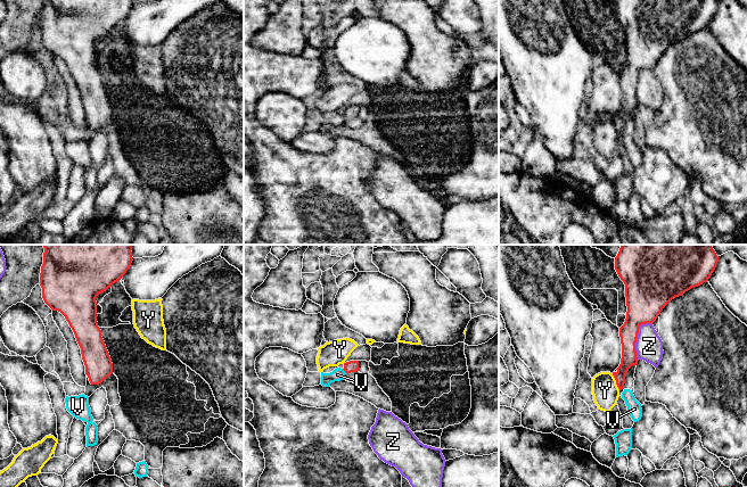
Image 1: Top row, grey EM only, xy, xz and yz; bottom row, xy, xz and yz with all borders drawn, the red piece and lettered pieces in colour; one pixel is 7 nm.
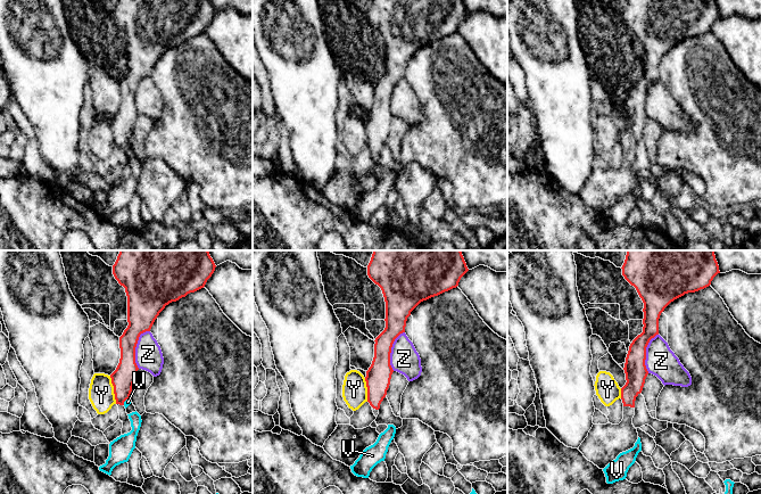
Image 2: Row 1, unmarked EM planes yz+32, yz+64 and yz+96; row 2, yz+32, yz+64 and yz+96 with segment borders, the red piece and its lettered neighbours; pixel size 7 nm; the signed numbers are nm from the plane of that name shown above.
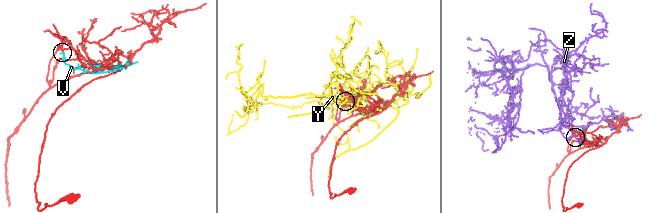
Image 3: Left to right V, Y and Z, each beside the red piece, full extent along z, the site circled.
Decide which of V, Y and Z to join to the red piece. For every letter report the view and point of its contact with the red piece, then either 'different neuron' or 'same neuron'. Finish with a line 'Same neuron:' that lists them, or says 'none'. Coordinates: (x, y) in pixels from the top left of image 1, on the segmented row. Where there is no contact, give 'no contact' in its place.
V: contact xz (344, 370); different neuron
Y: contact yz (616, 381); different neuron
Z: contact yz (637, 337); different neuron
Same neuron: none

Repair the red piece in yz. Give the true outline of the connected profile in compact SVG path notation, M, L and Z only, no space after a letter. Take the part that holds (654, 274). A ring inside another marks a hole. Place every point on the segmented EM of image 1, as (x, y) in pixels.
M622 245L615 257L615 270L625 284L626 319L619 328L622 344L621 364L613 372L619 390L632 365L638 364L635 342L641 324L654 323L663 308L675 297L707 282L719 256L712 245Z

